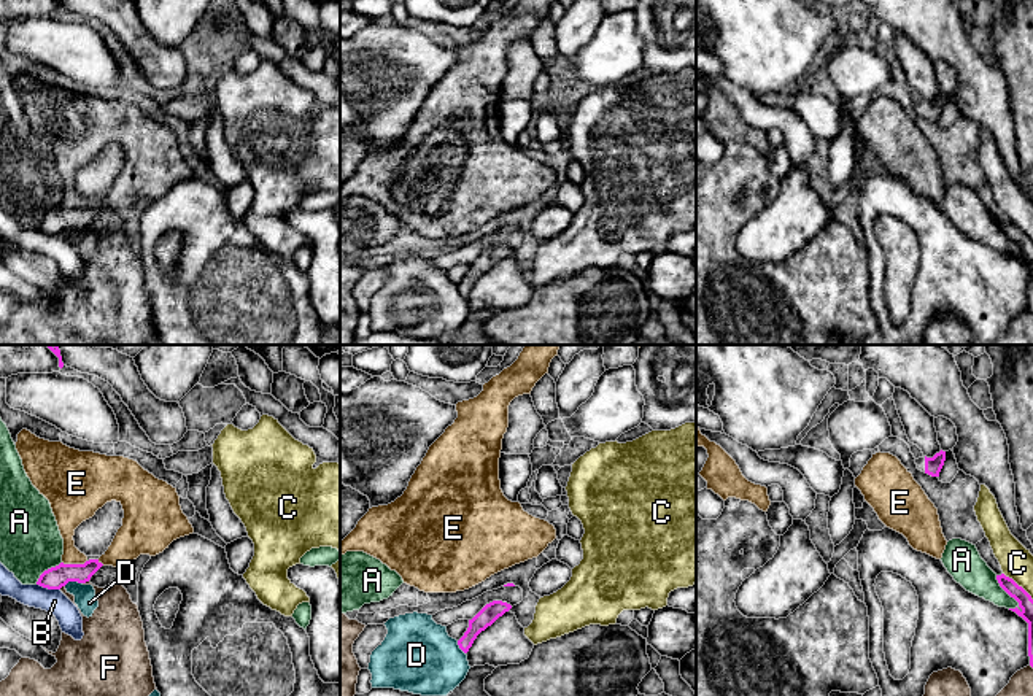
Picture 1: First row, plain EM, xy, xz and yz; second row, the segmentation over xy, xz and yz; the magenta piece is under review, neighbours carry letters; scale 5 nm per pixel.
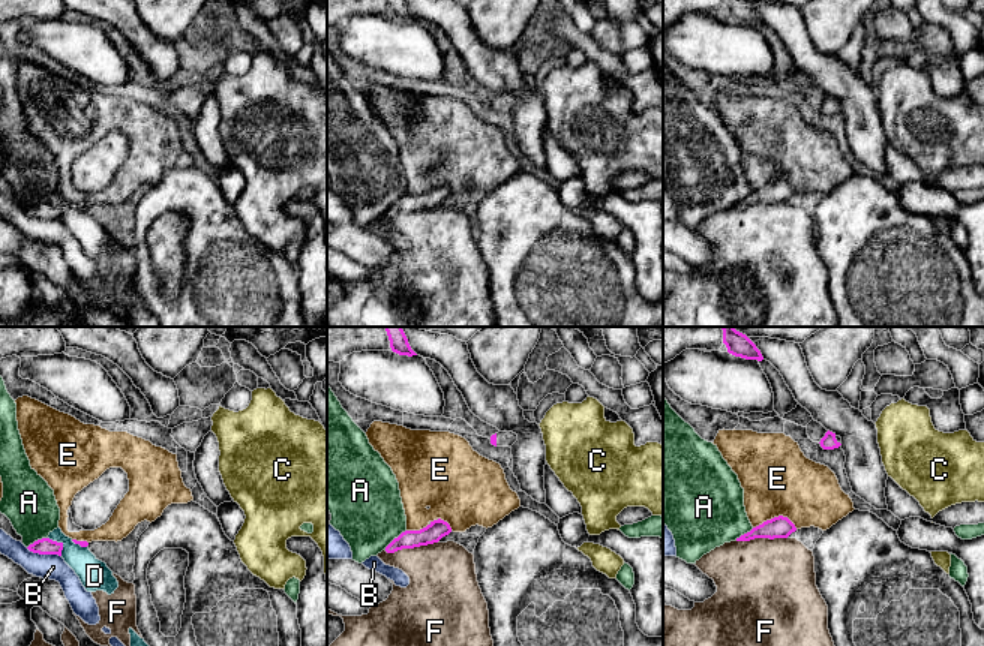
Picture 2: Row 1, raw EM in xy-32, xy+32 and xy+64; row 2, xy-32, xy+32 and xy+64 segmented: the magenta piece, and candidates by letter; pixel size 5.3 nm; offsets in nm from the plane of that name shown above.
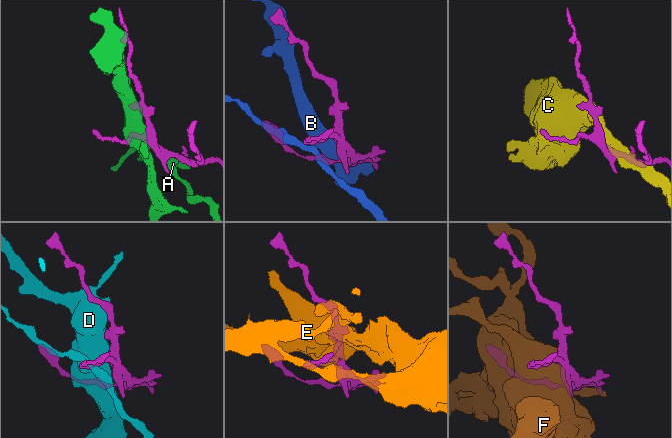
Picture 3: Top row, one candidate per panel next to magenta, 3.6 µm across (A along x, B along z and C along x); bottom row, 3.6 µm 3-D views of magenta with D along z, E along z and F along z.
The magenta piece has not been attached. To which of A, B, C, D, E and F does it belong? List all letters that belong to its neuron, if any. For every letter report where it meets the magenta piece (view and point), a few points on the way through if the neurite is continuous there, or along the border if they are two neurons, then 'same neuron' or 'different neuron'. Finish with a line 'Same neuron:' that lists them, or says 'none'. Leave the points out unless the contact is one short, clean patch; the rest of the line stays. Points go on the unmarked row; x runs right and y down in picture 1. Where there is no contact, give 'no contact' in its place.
A: contact yz (1006, 235); different neuron
B: contact xy (48, 232); different neuron
C: contact yz (1017, 229); different neuron
D: contact xy (72, 224); different neuron
E: contact xy (73, 208); border xy (86, 204), (83, 207), (62, 207); different neuron
F: contact xy (85, 226); different neuron
Same neuron: none

